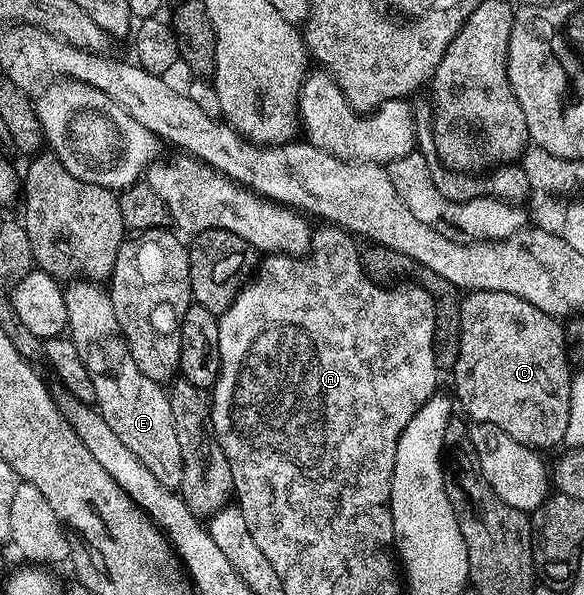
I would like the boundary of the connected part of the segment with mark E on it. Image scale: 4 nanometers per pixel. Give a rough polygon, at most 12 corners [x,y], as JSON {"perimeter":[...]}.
{"perimeter":[[100,282],[63,290],[67,329],[114,434],[183,484],[167,389],[141,371]]}

